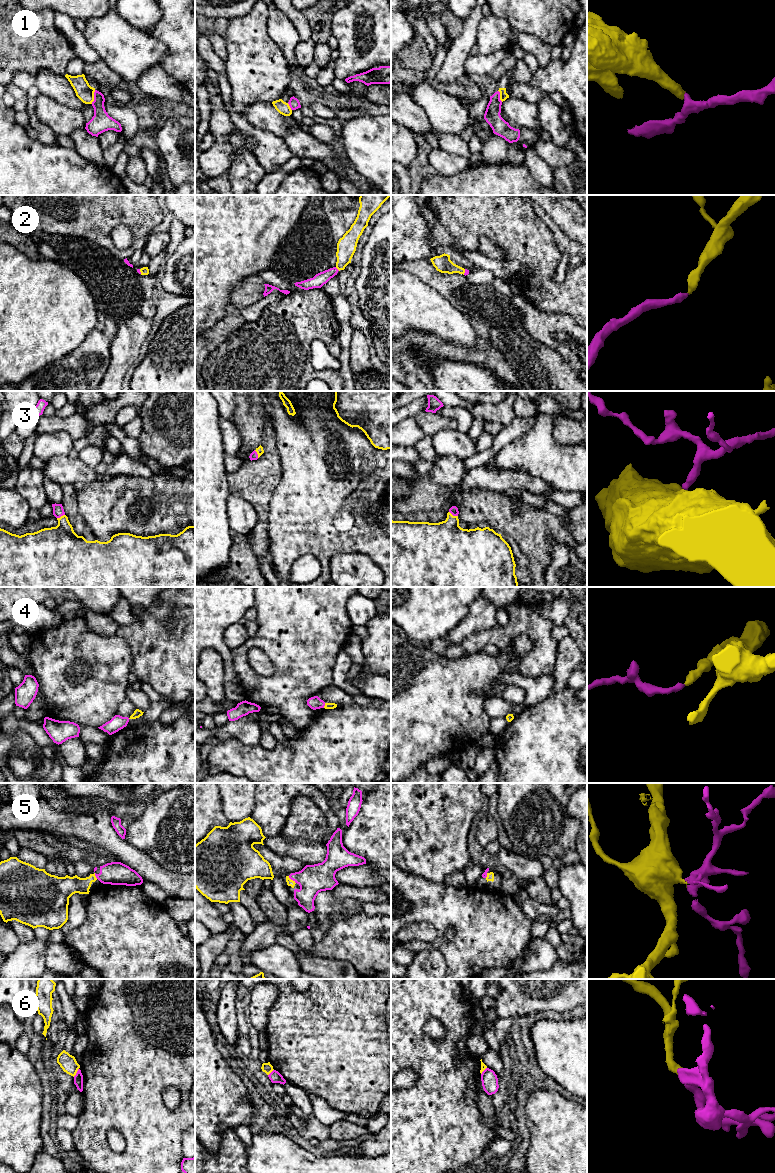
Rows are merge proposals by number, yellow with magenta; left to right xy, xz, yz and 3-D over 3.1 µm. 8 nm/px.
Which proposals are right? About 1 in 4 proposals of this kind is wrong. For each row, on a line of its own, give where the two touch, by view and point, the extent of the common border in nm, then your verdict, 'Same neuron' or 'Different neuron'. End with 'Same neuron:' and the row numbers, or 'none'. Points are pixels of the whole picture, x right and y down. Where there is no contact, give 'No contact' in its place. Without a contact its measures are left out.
1: Touches yellow at xy (93, 97). Shared border 120 nm. Different neuron
2: Touches yellow at xz (337, 268). Shared border 50 nm. Same neuron
3: Touches yellow at yz (452, 515). Shared border 80 nm. Same neuron
4: Touches yellow at xz (325, 705). Shared border 40 nm. Same neuron
5: Touches yellow at xz (292, 880). Shared border 90 nm. Same neuron
6: Touches yellow at xy (76, 1072). Shared border 80 nm. Different neuron
Same neuron: 2, 3, 4, 5

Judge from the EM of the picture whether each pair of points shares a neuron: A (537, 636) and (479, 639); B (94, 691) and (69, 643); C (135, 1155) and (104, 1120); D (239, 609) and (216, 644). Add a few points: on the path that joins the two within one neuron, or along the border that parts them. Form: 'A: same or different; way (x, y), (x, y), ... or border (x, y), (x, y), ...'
A: same; way (523, 630), (511, 630), (502, 636), (493, 636)
B: same; way (82, 679), (69, 661), (69, 655)
C: same; way (135, 1143), (135, 1139), (116, 1120)
D: same; way (230, 615), (216, 629), (216, 635)

